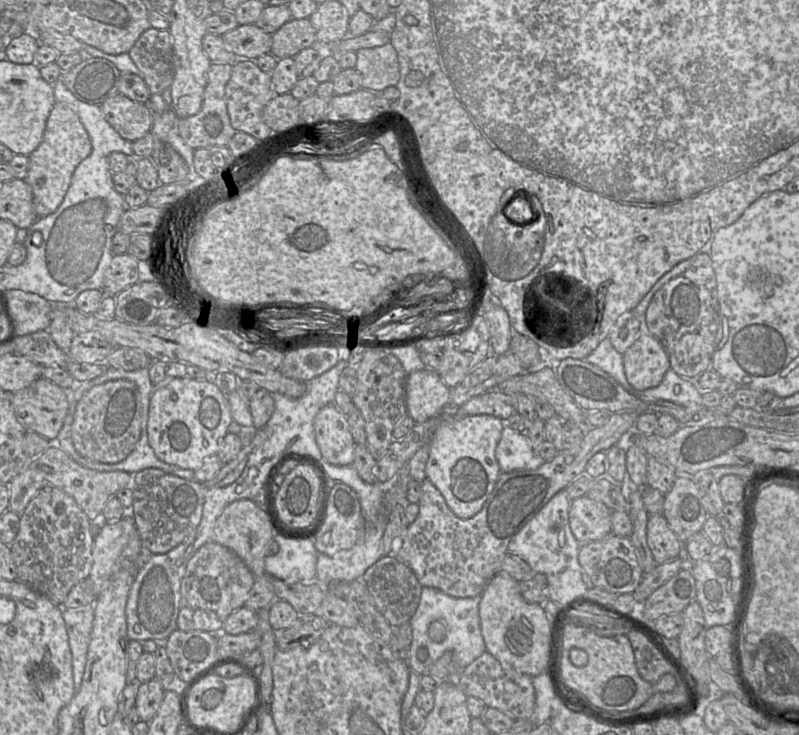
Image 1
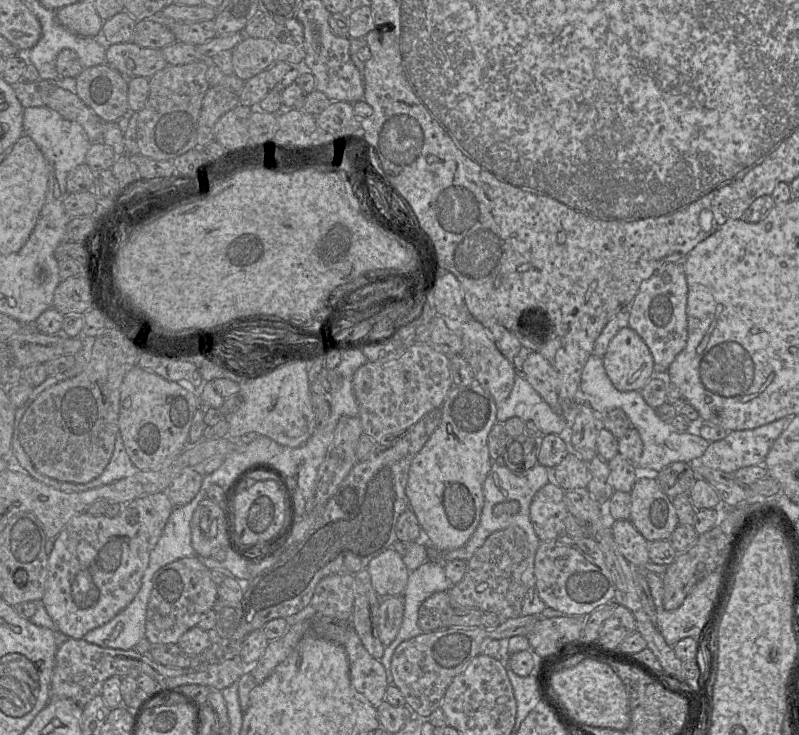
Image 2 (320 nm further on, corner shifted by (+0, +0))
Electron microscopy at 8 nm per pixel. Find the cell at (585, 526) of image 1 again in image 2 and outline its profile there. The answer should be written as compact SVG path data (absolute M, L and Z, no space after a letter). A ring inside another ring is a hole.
M554 481L542 486L530 504L530 521L541 542L549 542L564 534L564 521L569 512L565 491Z

